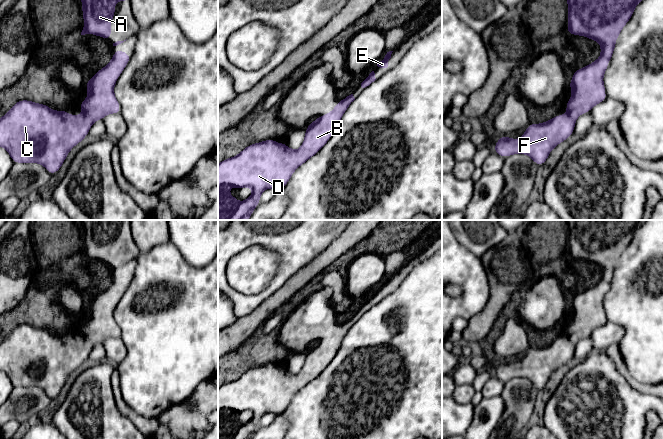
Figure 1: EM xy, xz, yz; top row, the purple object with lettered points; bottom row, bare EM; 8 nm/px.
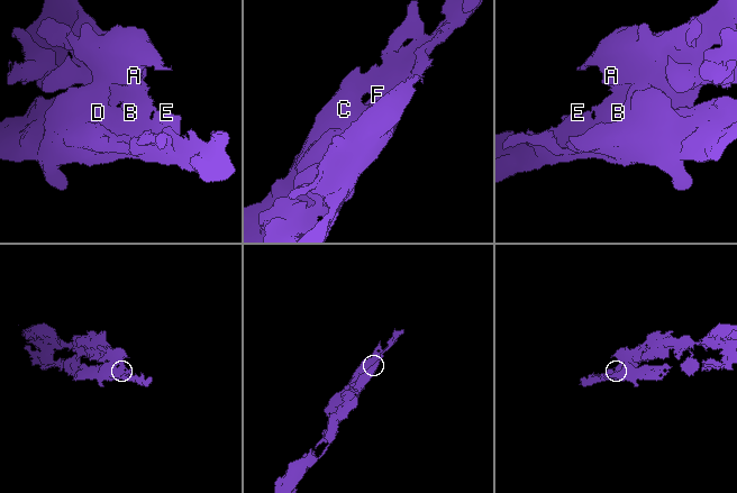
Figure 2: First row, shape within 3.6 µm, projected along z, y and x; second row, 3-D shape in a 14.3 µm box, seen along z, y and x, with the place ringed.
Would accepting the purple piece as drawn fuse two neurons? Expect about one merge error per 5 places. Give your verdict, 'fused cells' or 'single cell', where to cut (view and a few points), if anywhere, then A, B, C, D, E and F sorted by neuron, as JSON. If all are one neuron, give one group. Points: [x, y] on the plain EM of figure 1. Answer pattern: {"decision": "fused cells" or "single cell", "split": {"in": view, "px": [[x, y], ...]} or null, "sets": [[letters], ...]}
{"decision": "single cell", "split": null, "sets": [["A", "B", "C", "D", "E", "F"]]}

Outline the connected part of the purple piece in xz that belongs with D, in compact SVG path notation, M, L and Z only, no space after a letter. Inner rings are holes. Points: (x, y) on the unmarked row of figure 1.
M353 318L337 326L335 332L328 338L323 338L306 351L302 371L297 374L290 373L285 367L276 367L268 363L250 368L238 379L227 382L218 388L218 439L252 439L260 427L260 419L266 413L283 413L290 404L294 395L313 381L328 366L336 355L343 338L355 324ZM229 411L250 411L252 419L240 427L235 420L229 419Z

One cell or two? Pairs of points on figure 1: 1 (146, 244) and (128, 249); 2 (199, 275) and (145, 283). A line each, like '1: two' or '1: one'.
1: two
2: one

